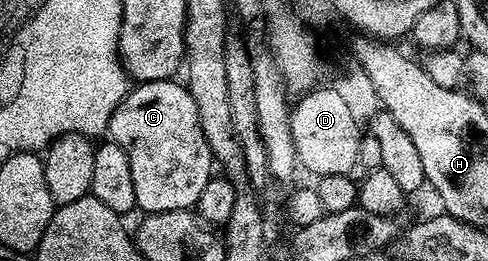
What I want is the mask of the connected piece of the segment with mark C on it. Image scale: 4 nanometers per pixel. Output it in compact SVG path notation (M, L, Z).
M179 80L141 81L129 88L128 94L118 103L114 115L110 115L107 136L116 142L122 151L126 151L126 159L130 159L130 175L134 178L135 208L141 214L167 213L179 214L180 209L191 210L202 195L202 187L214 176L214 158L206 143L206 135L202 135L202 123L198 119L198 107L190 95L187 84Z

